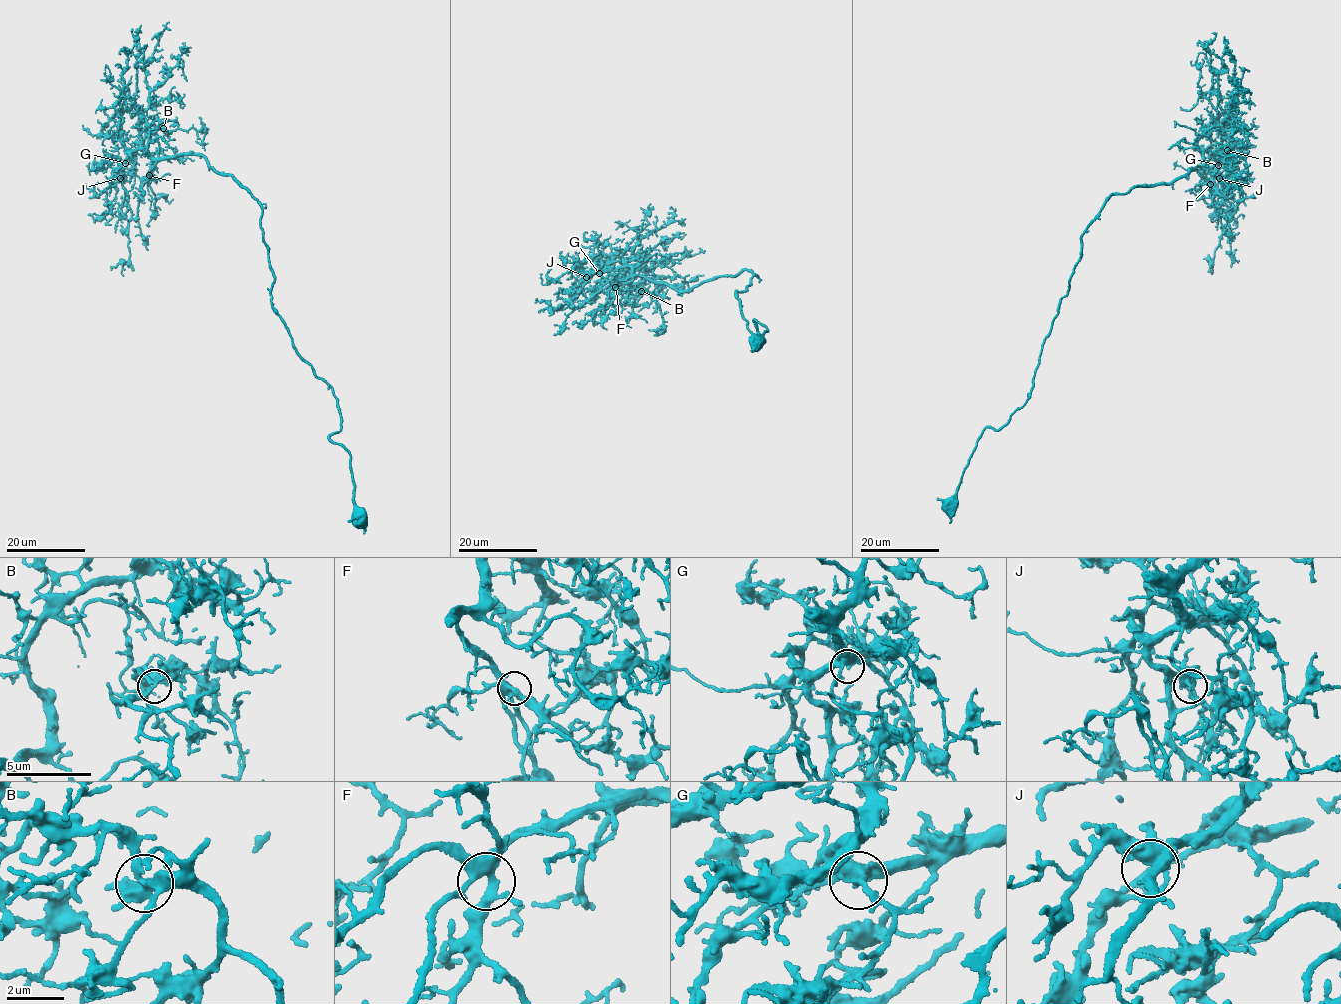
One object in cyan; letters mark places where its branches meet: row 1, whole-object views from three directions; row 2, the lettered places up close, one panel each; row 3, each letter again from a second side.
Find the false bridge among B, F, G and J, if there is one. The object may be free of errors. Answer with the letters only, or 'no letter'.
no letter

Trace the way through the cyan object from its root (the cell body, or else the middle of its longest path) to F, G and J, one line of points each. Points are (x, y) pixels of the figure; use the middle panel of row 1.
F: (756, 341), (768, 330), (749, 331), (736, 292), (751, 271), (682, 291), (641, 275), (615, 287)
G: (756, 341), (768, 330), (749, 331), (736, 292), (751, 271), (682, 291), (625, 265), (599, 273)
J: (756, 341), (768, 330), (749, 331), (736, 292), (751, 271), (682, 291), (625, 265), (586, 277)

